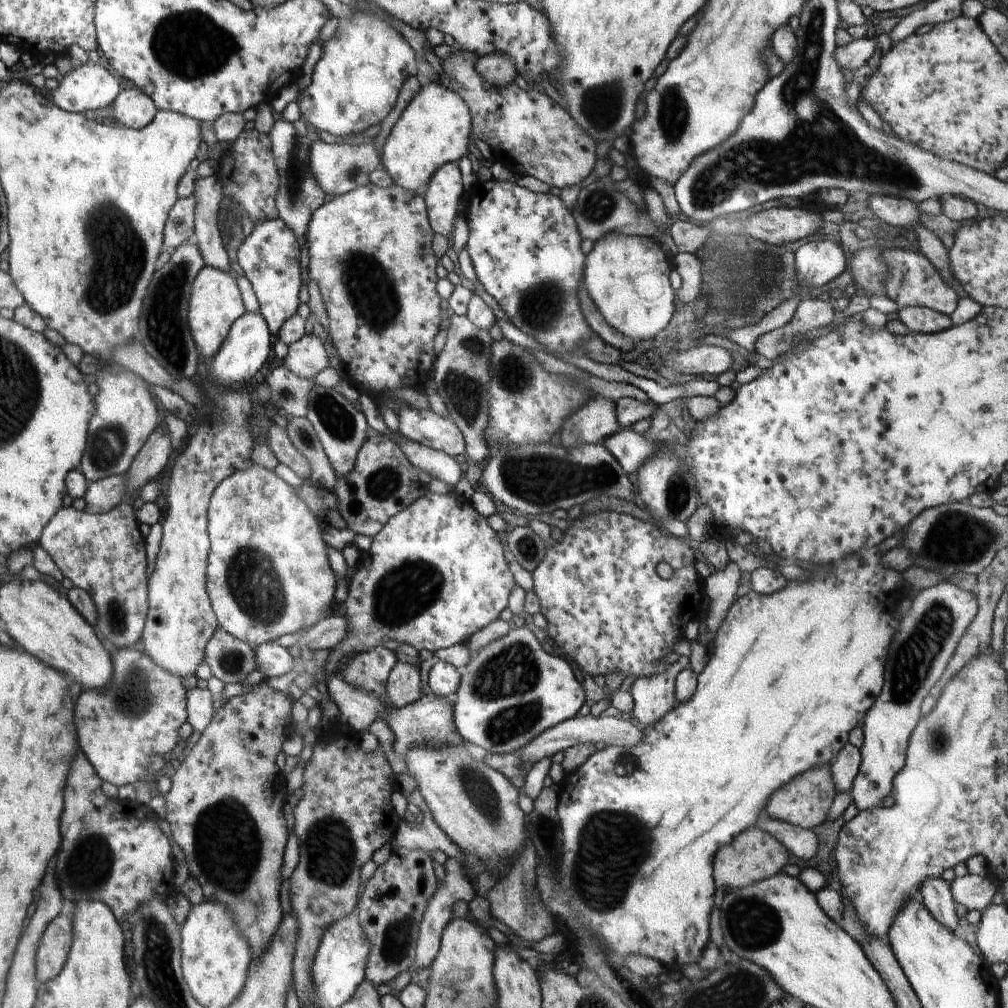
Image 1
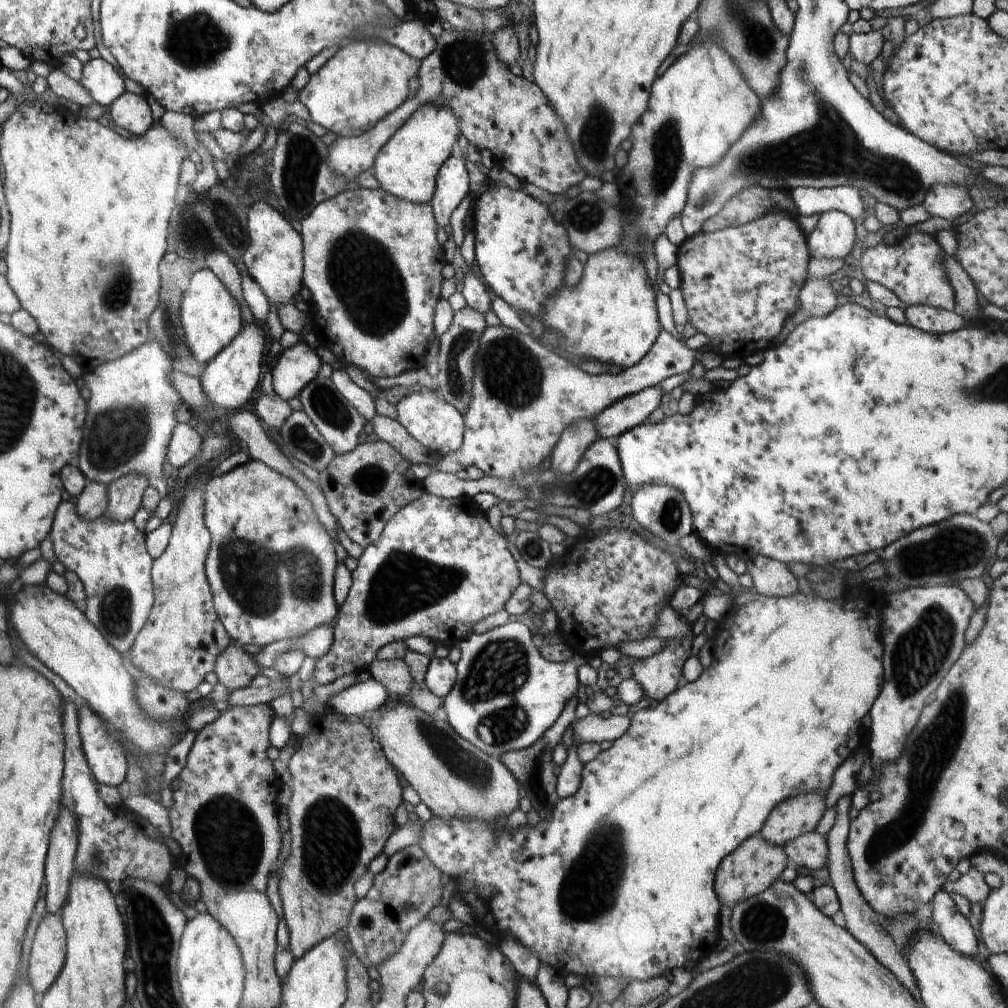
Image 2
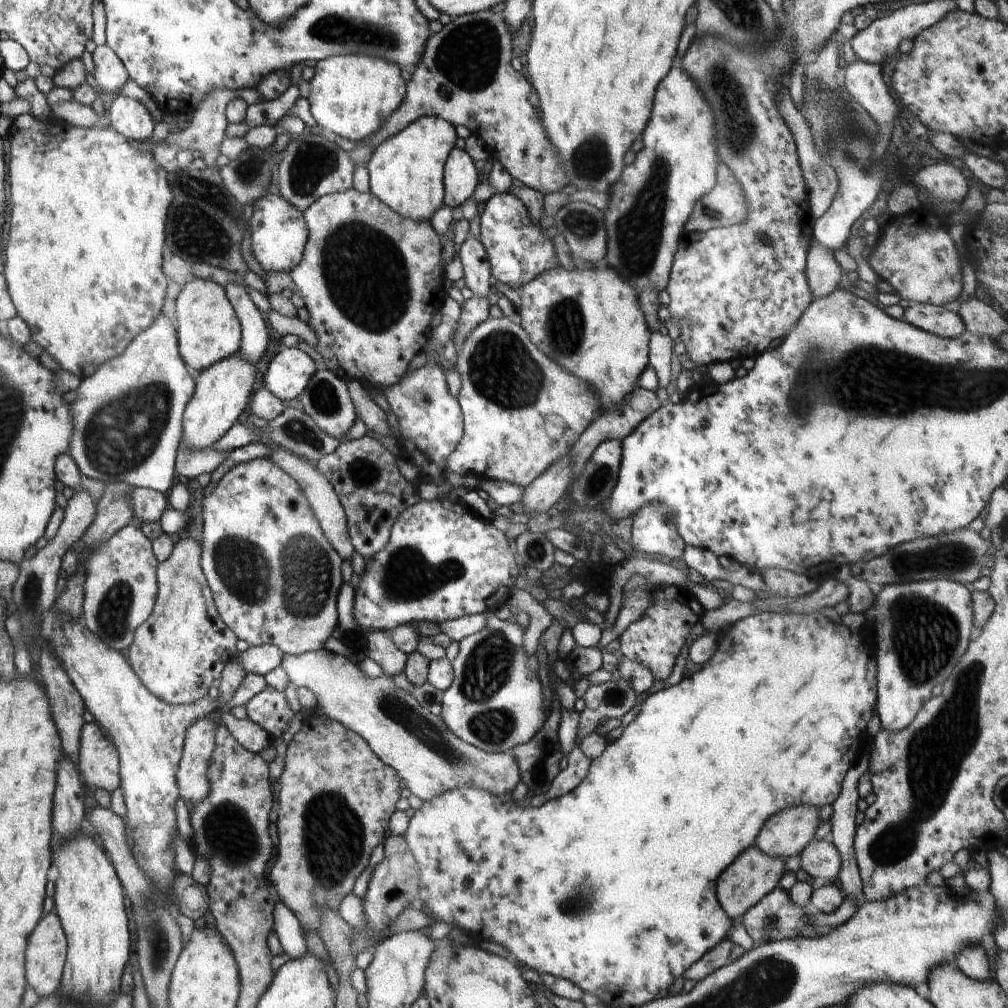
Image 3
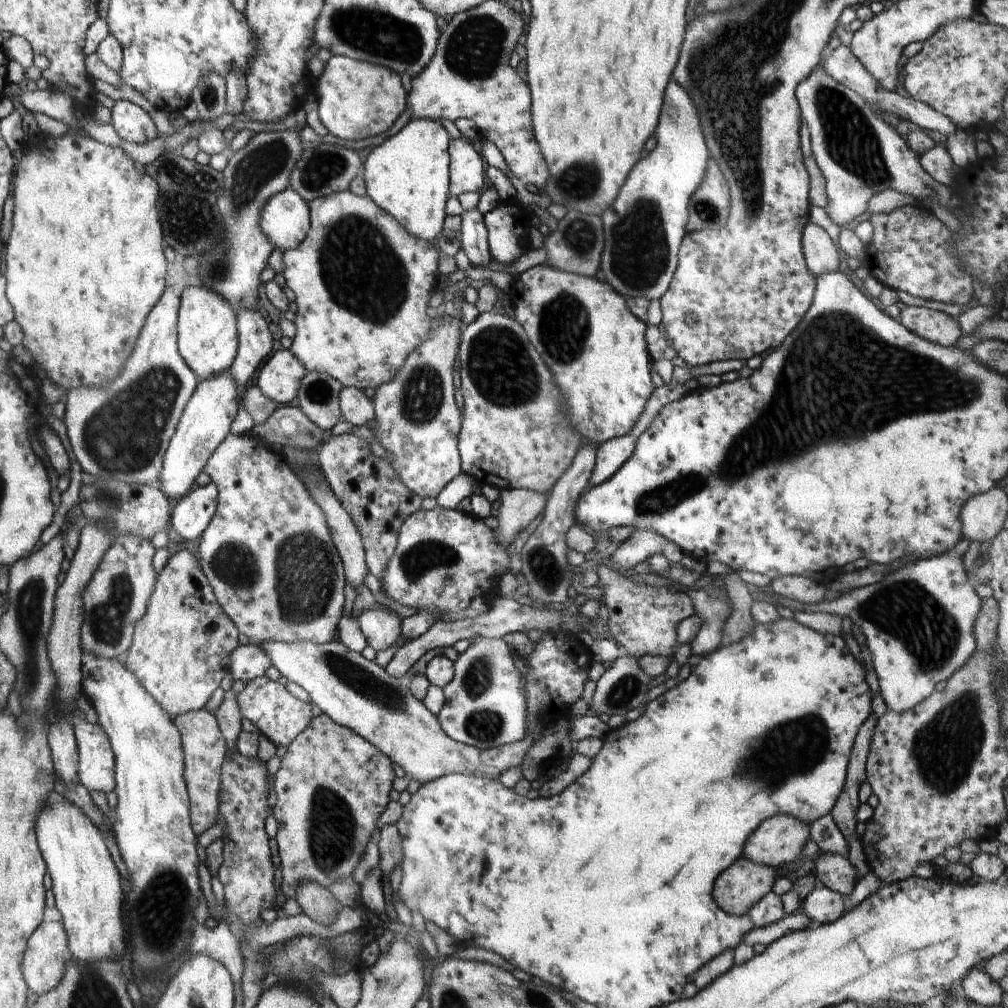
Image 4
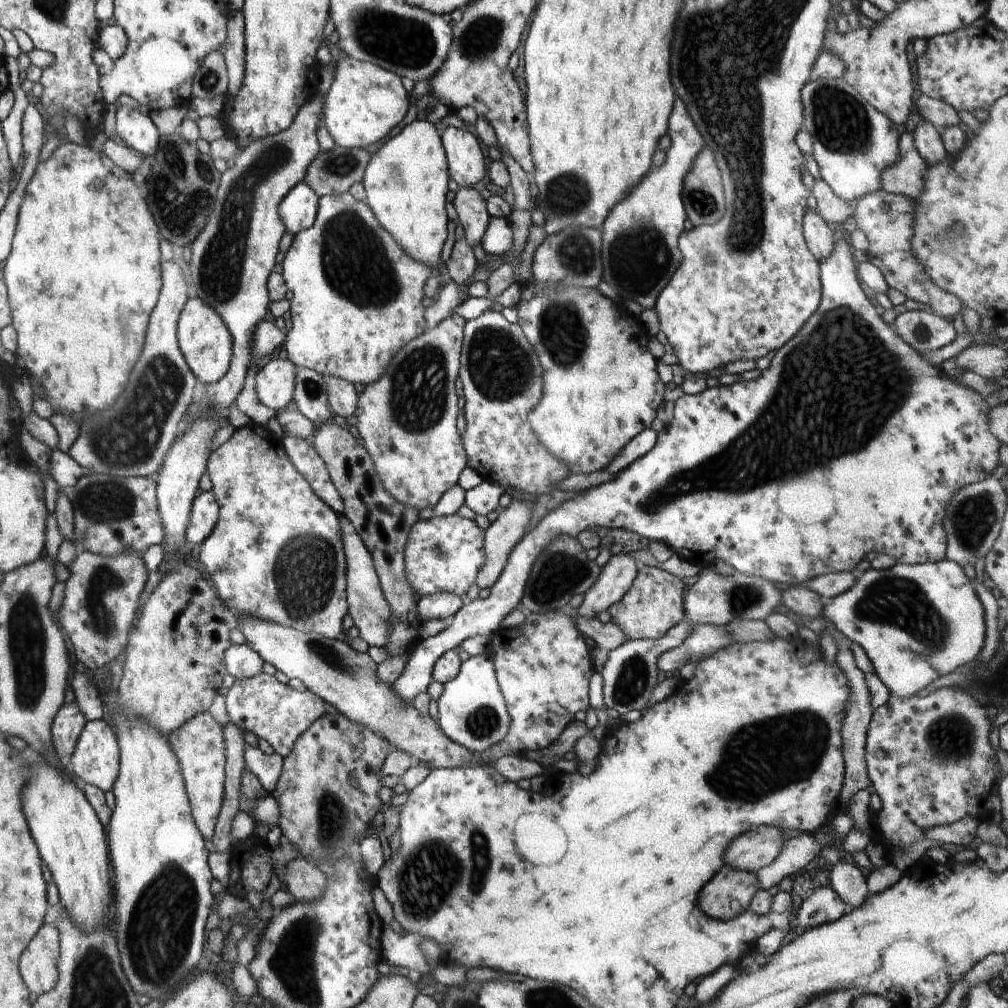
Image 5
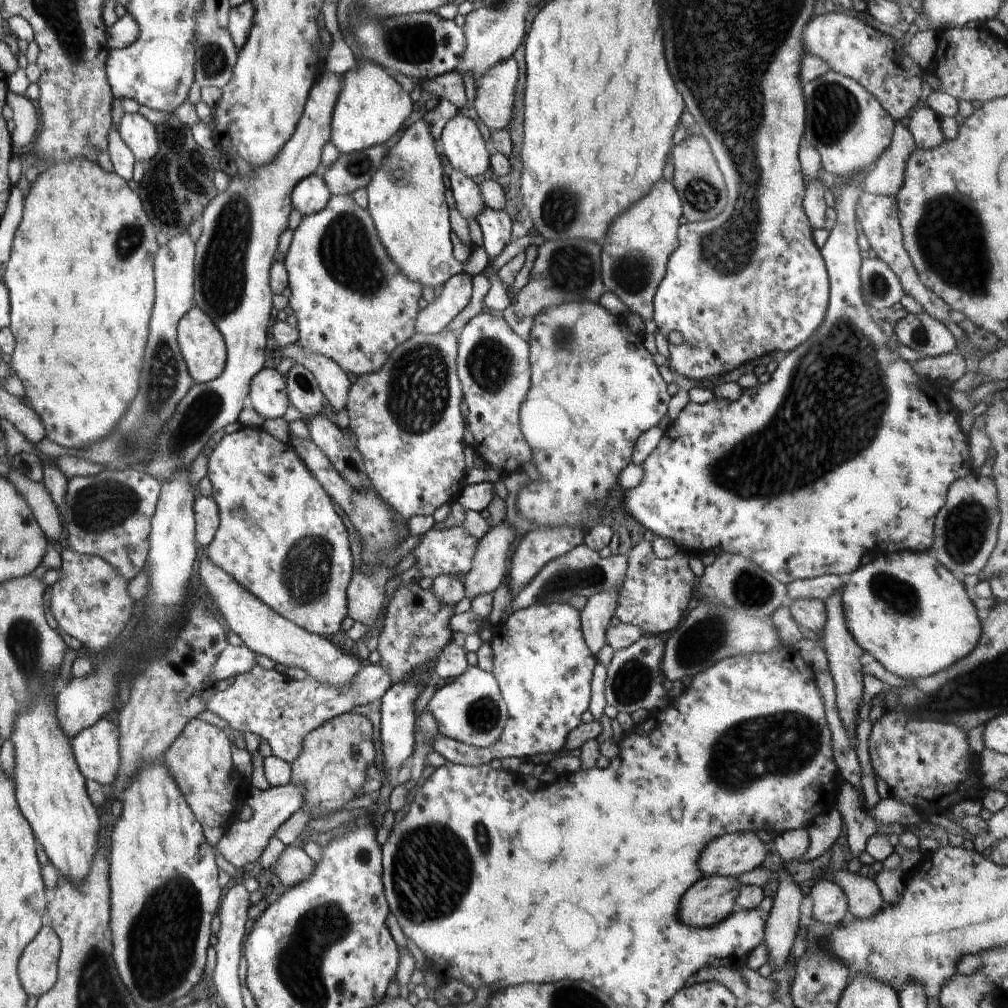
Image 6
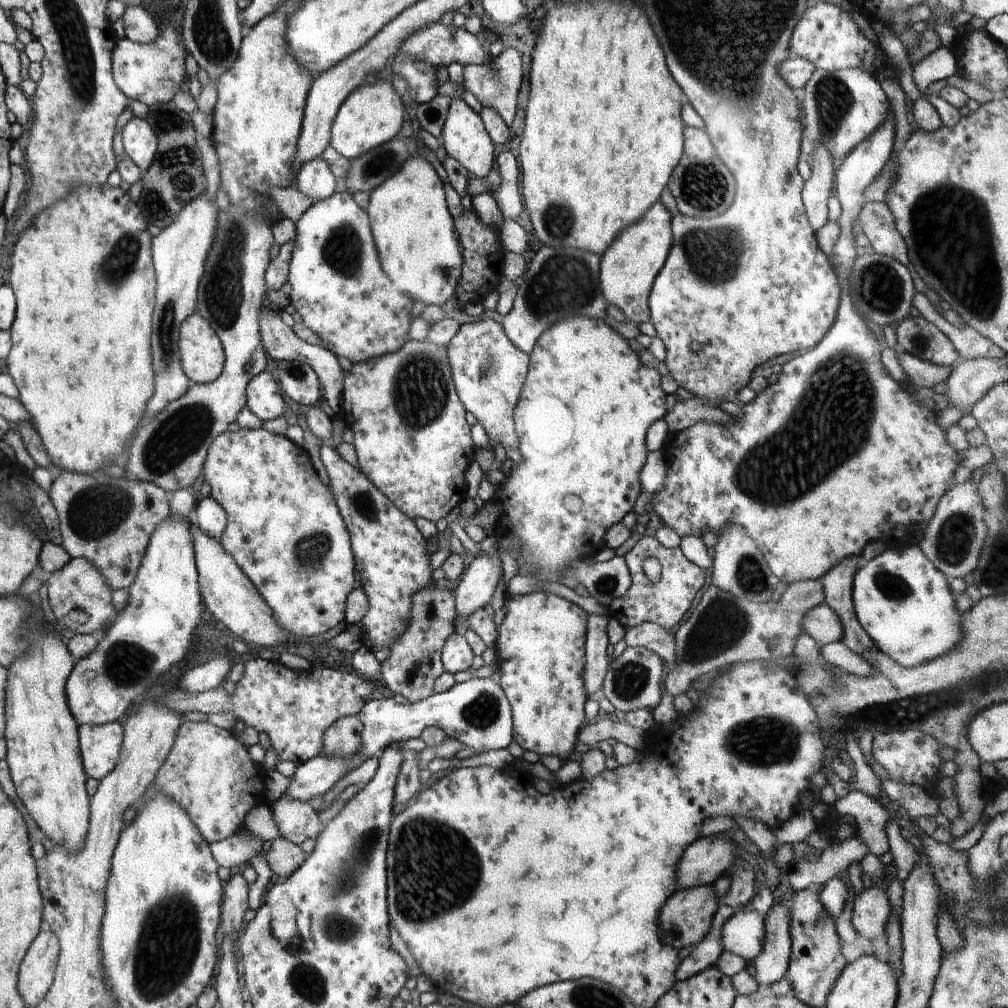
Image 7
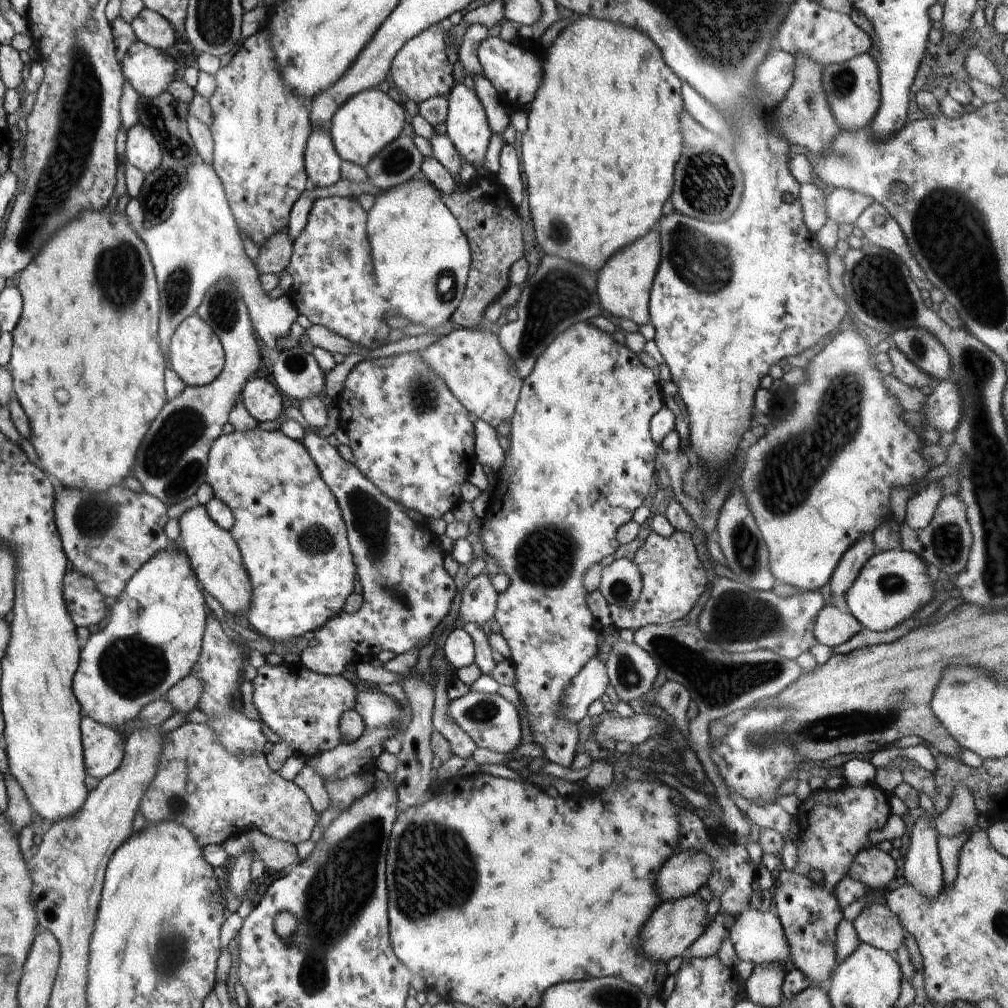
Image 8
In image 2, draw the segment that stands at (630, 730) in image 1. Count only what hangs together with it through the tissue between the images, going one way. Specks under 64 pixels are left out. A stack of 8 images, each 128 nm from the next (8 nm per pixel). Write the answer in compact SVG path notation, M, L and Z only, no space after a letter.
M590 713L571 722L573 742L598 744L614 742L628 730L630 721L631 718L624 714L611 714L608 718L603 718Z

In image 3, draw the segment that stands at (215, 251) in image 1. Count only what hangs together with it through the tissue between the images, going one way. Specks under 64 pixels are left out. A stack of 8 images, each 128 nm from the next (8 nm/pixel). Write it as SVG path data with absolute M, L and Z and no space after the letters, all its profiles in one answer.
M227 283L224 290L241 324L241 343L238 351L245 359L256 363L268 352L268 330L264 313L254 305L244 285Z

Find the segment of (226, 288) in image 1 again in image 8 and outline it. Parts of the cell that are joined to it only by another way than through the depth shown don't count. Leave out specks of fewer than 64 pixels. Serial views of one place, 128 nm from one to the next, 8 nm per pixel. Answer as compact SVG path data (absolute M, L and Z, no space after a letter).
M197 313L185 318L174 331L169 346L169 359L176 374L186 386L204 386L215 381L222 372L225 354L217 334Z

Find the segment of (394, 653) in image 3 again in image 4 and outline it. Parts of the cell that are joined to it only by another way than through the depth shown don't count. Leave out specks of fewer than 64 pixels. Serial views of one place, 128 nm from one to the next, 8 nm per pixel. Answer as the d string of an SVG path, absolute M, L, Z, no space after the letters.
M382 608L381 610L368 610L357 616L360 630L366 637L367 645L372 646L376 652L389 649L398 642L401 634L401 621L397 614Z

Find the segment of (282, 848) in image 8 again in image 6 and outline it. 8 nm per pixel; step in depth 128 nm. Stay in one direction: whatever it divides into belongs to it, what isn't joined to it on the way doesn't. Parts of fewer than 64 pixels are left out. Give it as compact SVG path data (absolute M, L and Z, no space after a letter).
M295 845L286 847L275 862L274 874L278 875L280 882L290 888L299 885L308 879L315 871L315 862L308 857L304 849Z

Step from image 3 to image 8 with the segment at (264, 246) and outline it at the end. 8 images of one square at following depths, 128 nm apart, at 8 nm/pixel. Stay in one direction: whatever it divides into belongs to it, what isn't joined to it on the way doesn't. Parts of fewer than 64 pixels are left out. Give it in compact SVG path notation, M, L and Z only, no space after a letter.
M313 128L304 155L308 188L326 188L338 182L341 179L341 162L329 135L329 128L326 131Z

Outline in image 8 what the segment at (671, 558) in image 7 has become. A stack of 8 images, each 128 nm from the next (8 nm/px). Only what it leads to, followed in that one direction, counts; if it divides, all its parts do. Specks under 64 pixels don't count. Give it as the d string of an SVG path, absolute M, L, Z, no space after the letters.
M653 530L647 536L645 544L635 552L633 558L634 564L640 569L642 581L641 593L635 605L628 609L608 604L612 626L616 630L635 631L649 624L670 625L692 610L709 580L691 537L676 531L670 539L665 539Z

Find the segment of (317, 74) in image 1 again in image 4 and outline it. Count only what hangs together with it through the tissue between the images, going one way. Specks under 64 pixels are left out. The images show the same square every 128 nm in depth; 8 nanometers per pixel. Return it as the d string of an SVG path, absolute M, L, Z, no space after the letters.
M332 55L319 76L317 109L327 132L342 140L364 140L390 128L407 108L407 92L400 75L385 66Z

